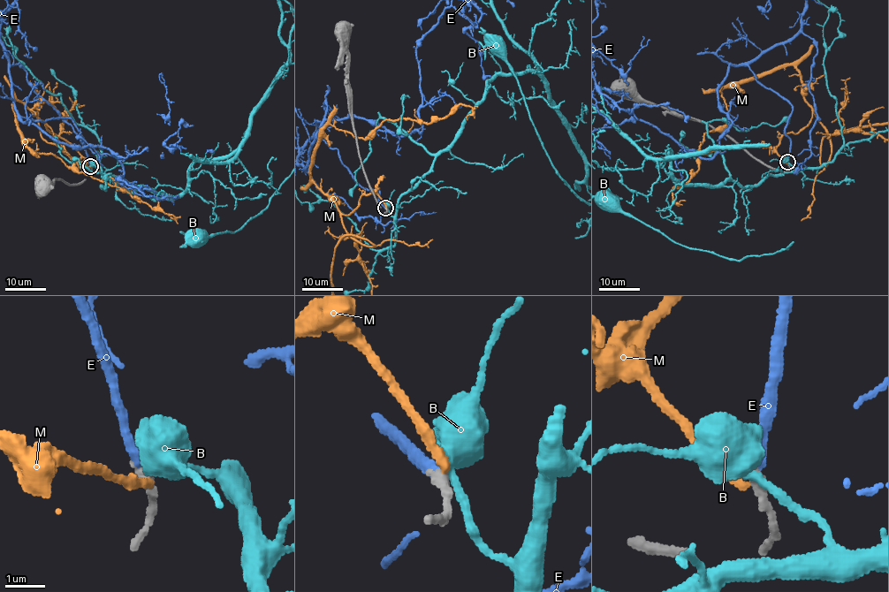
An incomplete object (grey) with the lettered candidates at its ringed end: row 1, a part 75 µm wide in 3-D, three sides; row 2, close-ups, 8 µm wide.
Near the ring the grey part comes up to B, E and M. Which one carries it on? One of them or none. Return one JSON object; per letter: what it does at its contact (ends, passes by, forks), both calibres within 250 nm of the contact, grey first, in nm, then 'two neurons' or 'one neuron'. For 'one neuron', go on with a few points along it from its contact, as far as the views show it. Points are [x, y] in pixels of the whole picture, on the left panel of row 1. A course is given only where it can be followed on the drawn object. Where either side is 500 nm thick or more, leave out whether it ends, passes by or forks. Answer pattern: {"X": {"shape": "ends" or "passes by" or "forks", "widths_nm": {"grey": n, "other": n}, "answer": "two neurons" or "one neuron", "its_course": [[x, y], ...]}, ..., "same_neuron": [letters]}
{"B": {"shape": "passes by", "widths_nm": {"grey": 280, "other": 380}, "answer": "two neurons"}, "E": {"shape": "ends", "widths_nm": {"grey": 280, "other": 280}, "answer": "one neuron"}, "M": {"shape": "ends", "widths_nm": {"grey": 280, "other": 200}, "answer": "two neurons"}, "same_neuron": ["E"]}

